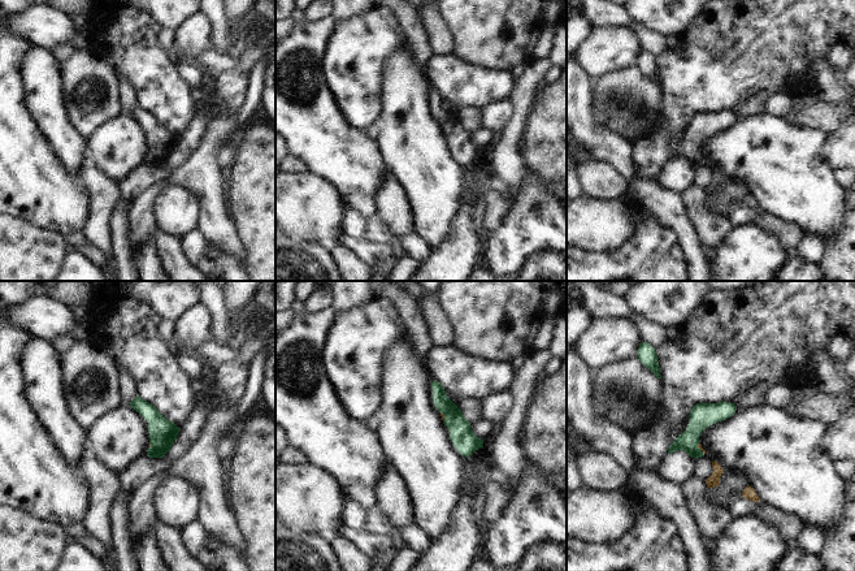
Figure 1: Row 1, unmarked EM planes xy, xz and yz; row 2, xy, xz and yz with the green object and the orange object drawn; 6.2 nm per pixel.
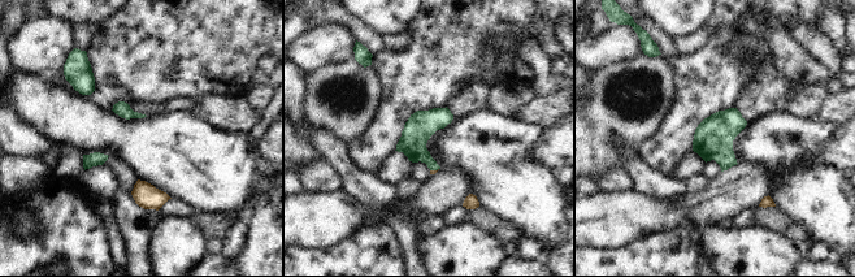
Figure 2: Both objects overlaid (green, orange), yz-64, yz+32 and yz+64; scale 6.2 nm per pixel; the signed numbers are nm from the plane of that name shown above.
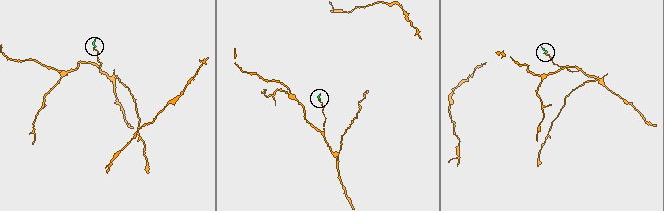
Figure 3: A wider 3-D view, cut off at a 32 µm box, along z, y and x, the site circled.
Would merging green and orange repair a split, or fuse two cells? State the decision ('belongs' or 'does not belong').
belongs

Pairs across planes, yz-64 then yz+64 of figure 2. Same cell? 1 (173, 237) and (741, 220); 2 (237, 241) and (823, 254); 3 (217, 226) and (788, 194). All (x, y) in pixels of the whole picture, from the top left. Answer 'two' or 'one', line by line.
1: two
2: one
3: two

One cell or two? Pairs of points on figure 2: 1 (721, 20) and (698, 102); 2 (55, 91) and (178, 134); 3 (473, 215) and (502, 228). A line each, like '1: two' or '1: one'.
1: one
2: one
3: one

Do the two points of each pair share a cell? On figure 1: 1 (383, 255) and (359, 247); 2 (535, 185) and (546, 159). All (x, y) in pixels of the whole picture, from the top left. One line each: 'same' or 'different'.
1: same
2: different

